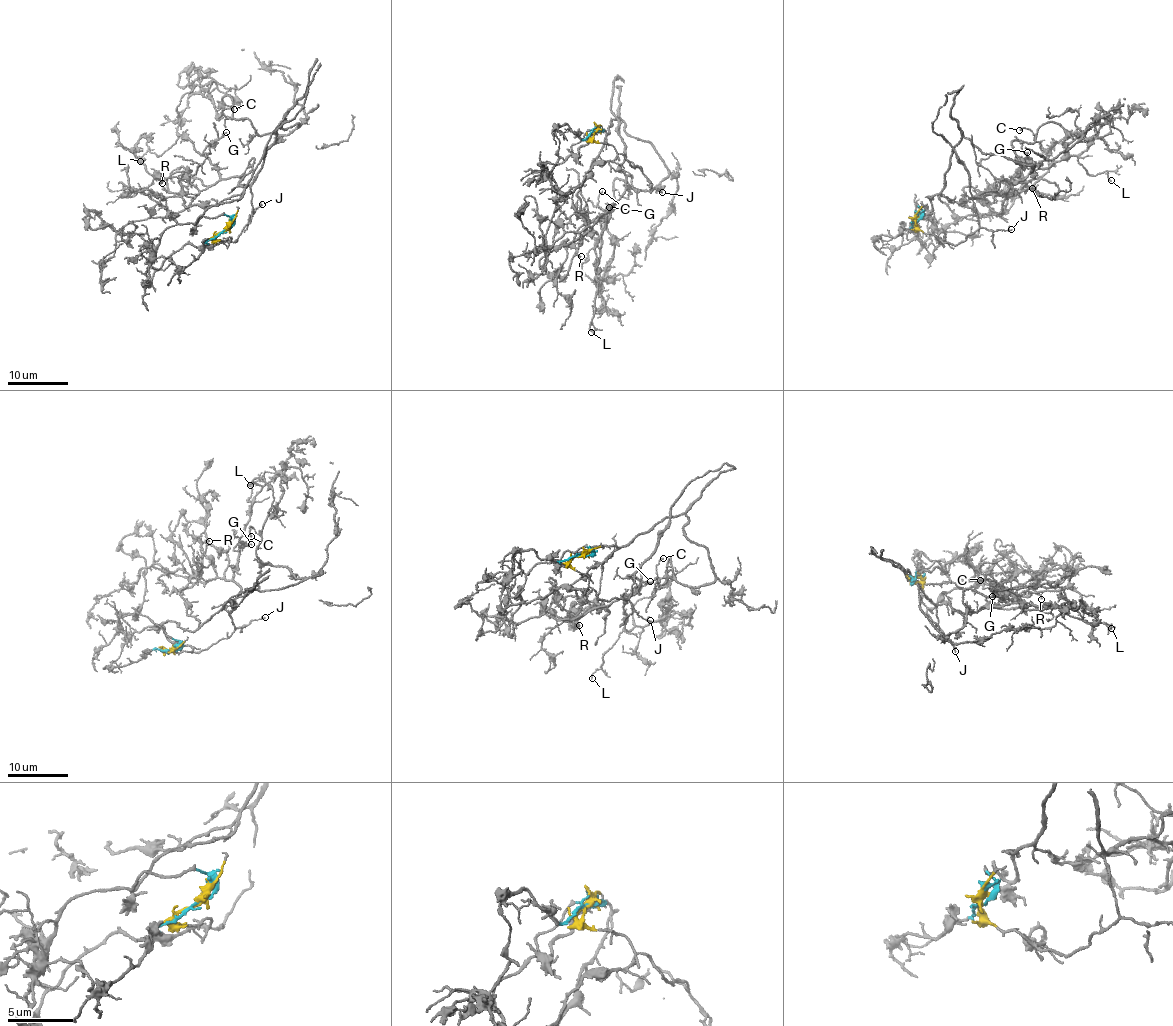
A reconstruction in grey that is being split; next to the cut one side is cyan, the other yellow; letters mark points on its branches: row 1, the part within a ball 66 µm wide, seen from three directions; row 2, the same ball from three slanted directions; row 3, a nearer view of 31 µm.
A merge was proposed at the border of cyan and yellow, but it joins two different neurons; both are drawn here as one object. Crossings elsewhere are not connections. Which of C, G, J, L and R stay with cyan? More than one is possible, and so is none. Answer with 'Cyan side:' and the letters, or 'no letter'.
Cyan side: C

